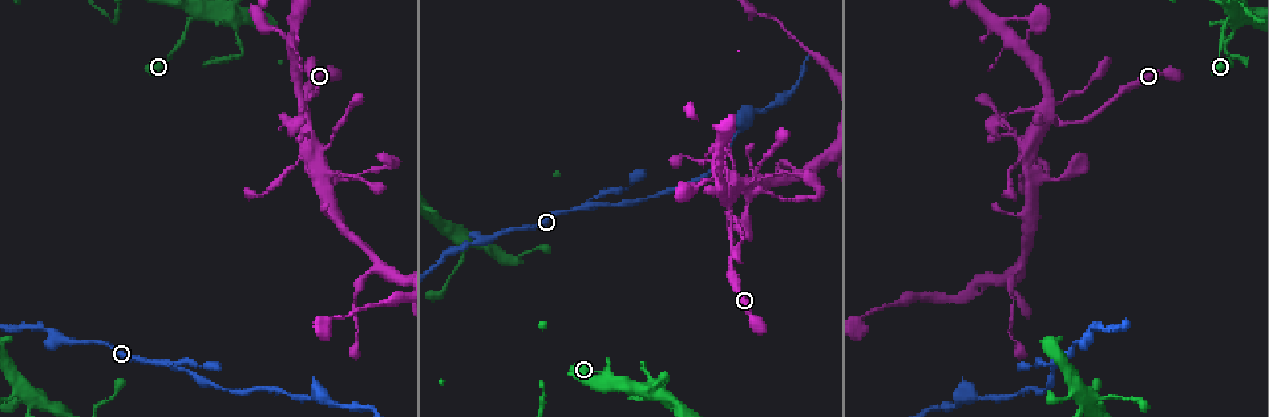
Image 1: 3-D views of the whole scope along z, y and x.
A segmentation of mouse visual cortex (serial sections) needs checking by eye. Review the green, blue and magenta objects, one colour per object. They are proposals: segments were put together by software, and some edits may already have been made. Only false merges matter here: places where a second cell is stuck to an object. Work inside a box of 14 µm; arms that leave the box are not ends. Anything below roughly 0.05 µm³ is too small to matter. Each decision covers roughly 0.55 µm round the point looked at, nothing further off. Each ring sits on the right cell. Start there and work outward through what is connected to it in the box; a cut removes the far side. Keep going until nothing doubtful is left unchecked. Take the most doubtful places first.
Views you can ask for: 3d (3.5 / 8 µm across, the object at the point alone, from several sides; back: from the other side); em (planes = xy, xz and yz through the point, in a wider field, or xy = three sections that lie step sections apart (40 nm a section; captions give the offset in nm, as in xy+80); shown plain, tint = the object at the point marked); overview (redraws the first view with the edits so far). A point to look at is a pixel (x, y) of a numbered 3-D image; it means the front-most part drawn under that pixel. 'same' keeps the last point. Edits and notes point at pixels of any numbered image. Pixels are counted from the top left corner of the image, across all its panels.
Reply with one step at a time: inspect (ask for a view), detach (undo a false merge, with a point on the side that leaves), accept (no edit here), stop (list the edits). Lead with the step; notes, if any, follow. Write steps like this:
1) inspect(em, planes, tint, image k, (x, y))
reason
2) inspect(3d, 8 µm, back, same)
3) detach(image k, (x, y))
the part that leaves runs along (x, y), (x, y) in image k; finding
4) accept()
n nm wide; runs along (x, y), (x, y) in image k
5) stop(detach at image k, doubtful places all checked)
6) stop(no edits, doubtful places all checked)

inspect(3d, 3.5 µm, image 1, (1047, 115))
small branch off a trunk

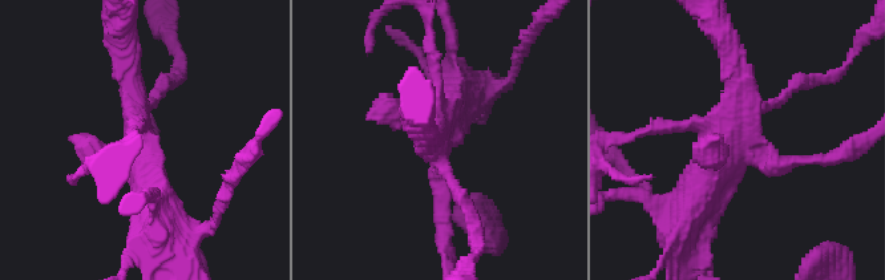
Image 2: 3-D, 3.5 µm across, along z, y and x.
inspect(em, xy, step 5, tint, image 2, (146, 143))
need the tissue

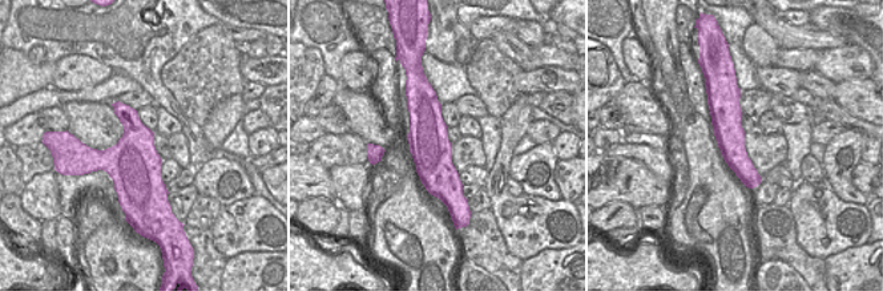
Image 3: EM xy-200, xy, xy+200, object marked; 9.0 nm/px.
accept()
360 nm wide; runs along (821, 158), (767, 162), (726, 145), (685, 215) in image 2; one cell here

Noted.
inspect(3d, 3.5 µm, image 1, (173, 365))
narrows sharply

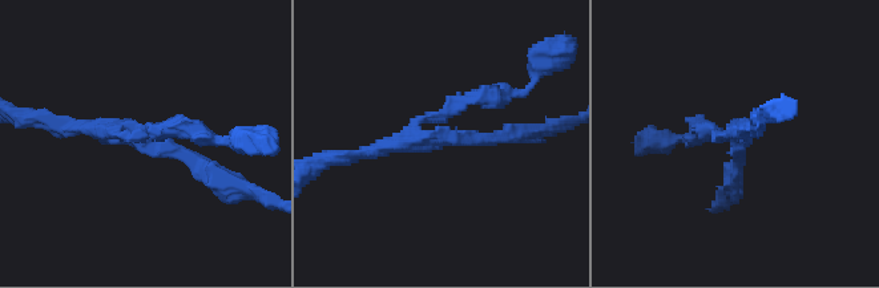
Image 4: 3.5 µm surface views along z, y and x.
inspect(em, xy, step 2, tint, image 4, (435, 136))
3 arms; arms of 150, 200, 200 nm; need the tissue

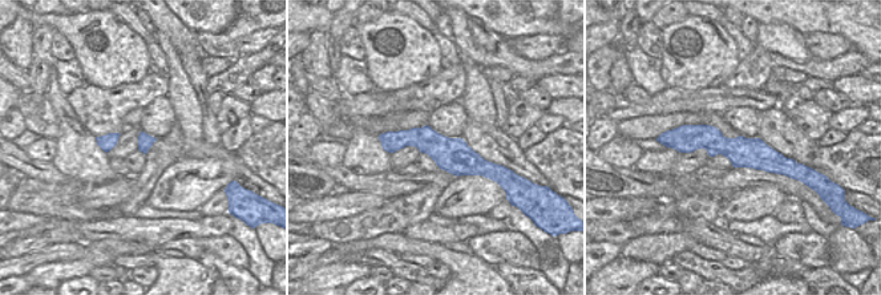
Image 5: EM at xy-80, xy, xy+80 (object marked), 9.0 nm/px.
accept()
runs along (677, 144), (716, 142), (788, 164) in image 5; all the same cell

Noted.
inspect(3d, 3.5 µm, image 1, (624, 382))
four or more arms meet

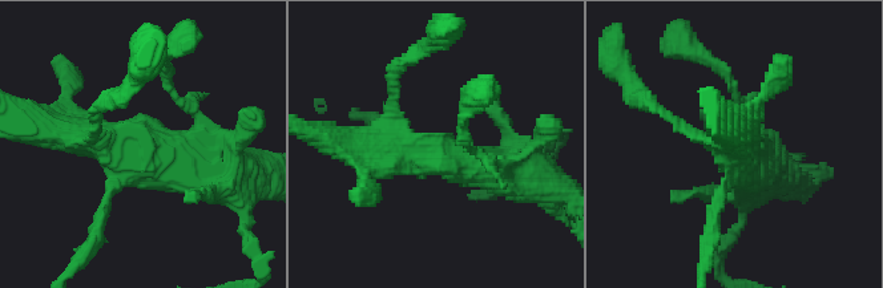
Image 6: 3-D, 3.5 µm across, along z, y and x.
inspect(em, xy, step 1, tint, image 6, (734, 168))
4 arms; arms of 200, 250, 400, 450 nm; need the tissue

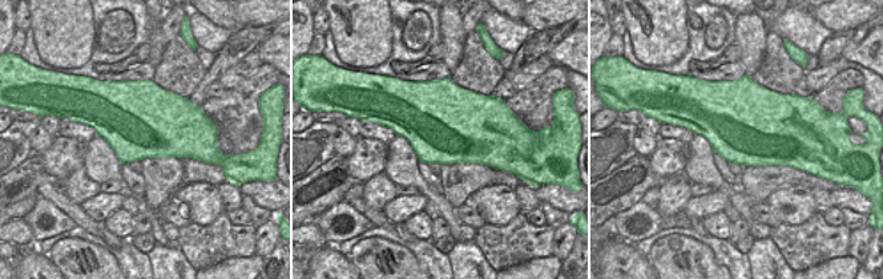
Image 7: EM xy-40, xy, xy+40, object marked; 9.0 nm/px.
accept()
one cell here

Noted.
stop(no edits, doubtful places all checked)

